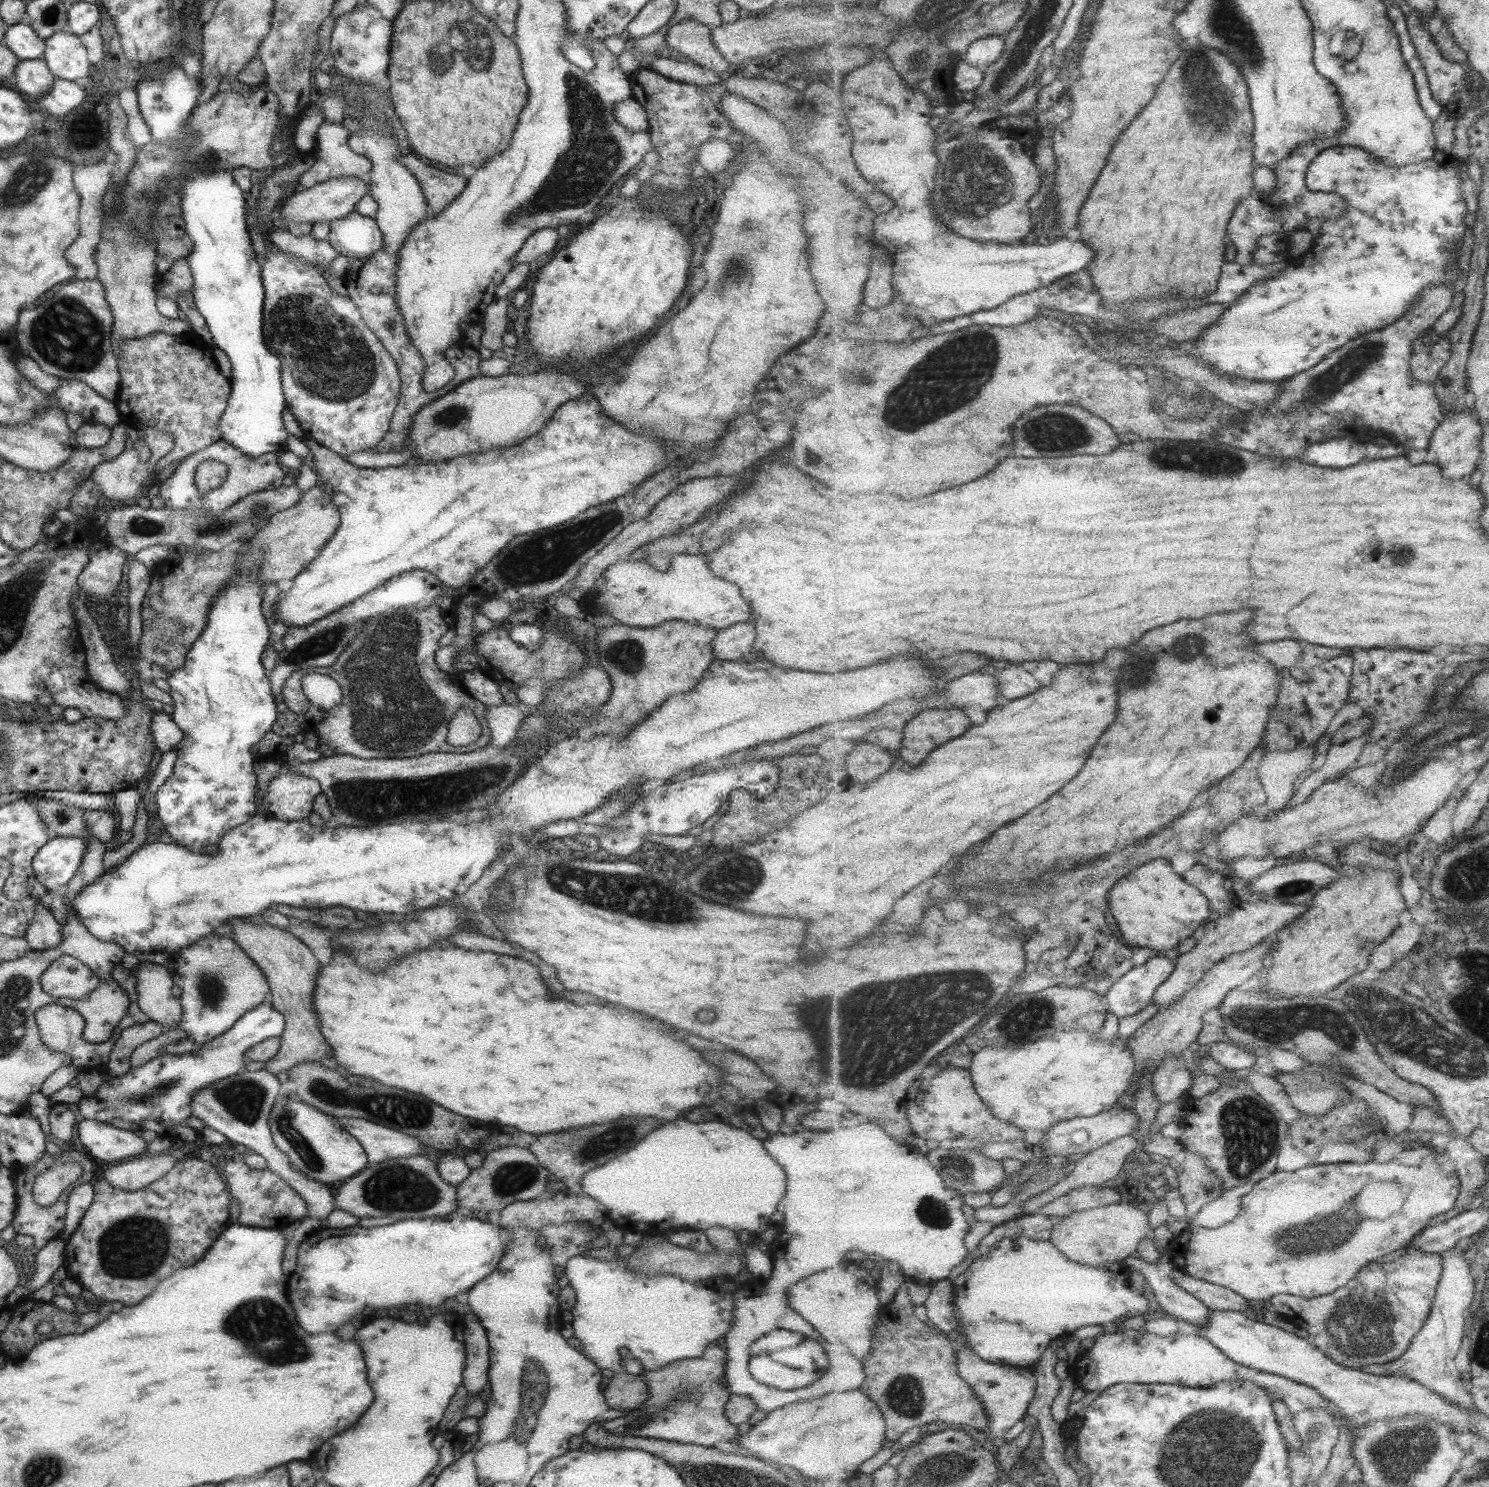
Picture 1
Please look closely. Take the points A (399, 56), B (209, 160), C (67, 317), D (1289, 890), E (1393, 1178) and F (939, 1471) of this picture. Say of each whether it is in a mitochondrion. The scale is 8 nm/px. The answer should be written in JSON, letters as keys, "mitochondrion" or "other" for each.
{"A":"other","B":"mitochondrion","C":"mitochondrion","D":"mitochondrion","E":"other","F":"mitochondrion"}

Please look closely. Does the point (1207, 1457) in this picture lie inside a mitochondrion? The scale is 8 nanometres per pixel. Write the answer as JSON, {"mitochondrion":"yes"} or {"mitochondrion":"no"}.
{"mitochondrion":"yes"}

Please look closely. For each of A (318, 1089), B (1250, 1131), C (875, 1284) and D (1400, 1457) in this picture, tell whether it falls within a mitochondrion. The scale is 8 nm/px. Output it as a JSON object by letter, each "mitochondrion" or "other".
{"A":"mitochondrion","B":"mitochondrion","C":"other","D":"mitochondrion"}

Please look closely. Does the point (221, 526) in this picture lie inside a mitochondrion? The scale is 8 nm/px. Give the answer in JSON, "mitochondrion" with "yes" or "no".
{"mitochondrion":"yes"}

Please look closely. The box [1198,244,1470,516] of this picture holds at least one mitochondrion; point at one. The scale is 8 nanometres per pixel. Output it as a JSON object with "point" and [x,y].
{"point":[1325,386]}

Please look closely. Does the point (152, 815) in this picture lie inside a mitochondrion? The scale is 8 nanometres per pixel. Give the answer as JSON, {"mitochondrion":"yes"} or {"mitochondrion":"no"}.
{"mitochondrion":"no"}

